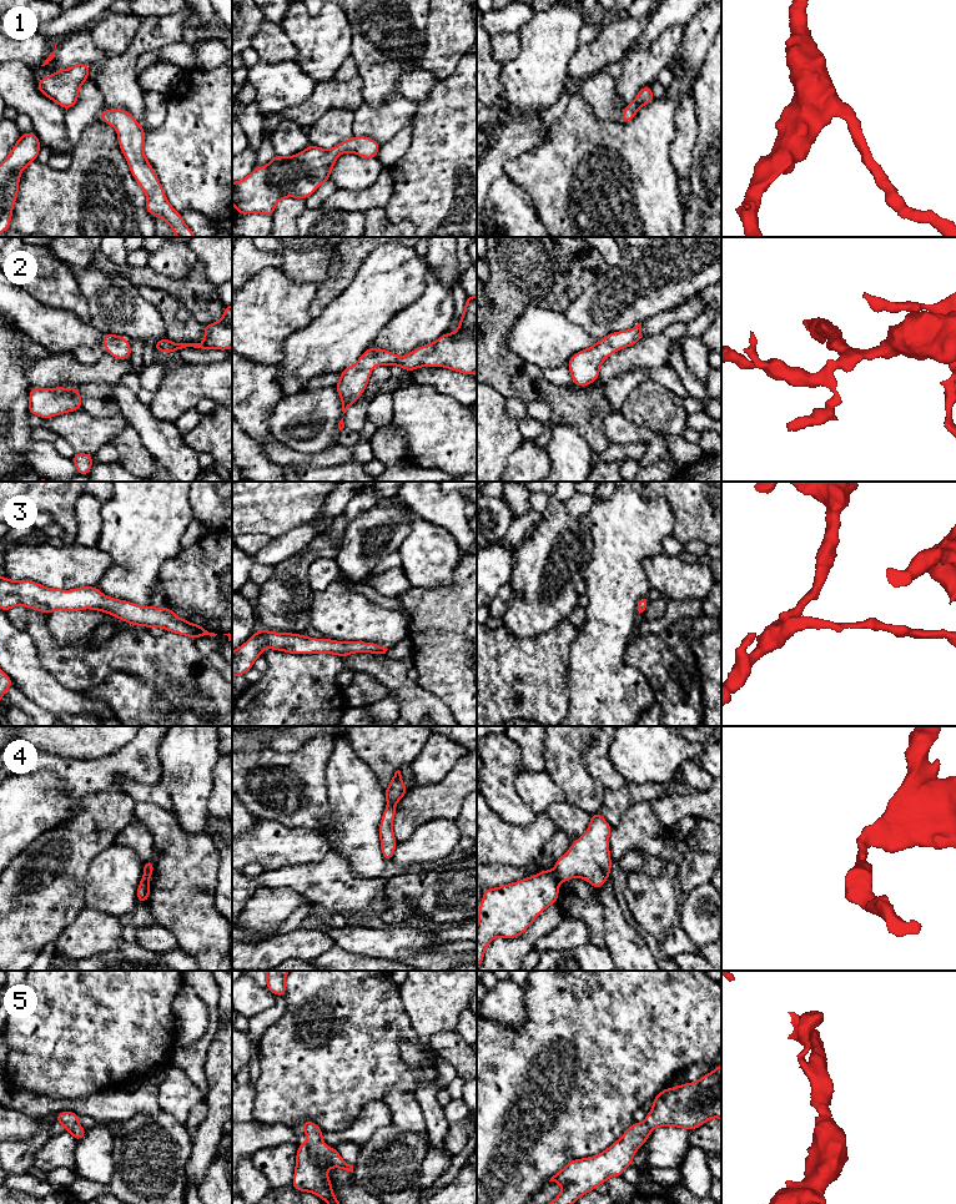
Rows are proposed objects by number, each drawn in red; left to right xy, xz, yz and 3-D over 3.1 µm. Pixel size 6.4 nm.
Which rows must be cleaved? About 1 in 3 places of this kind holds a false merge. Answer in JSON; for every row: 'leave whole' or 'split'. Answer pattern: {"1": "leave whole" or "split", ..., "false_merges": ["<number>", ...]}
{"1": "leave whole", "2": "leave whole", "3": "split", "4": "split", "5": "leave whole", "false_merges": ["3", "4"]}

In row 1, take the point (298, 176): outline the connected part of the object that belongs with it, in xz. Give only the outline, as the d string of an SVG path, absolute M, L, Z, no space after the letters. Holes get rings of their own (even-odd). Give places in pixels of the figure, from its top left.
M352 136L324 150L310 146L295 156L275 157L263 167L238 182L232 182L232 203L238 215L262 213L273 216L276 205L285 197L306 200L324 181L339 155L354 152L362 158L377 157L381 145L367 136Z

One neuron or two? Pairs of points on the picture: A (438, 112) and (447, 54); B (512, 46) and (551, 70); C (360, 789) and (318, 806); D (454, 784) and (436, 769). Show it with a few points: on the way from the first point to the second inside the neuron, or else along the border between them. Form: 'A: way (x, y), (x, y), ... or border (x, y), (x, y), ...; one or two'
A: border (462, 56), (454, 70), (437, 82); two
B: border (518, 31), (519, 53), (503, 64); two
C: border (323, 774), (331, 809), (330, 824), (325, 830); two
D: border (463, 754), (442, 779), (418, 786); two

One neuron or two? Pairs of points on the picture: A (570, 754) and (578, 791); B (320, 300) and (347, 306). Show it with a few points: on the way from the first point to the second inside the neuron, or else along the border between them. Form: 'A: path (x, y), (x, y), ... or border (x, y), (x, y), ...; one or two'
A: path (570, 762), (570, 775), (577, 782); one
B: border (351, 281), (320, 315), (312, 318); two

